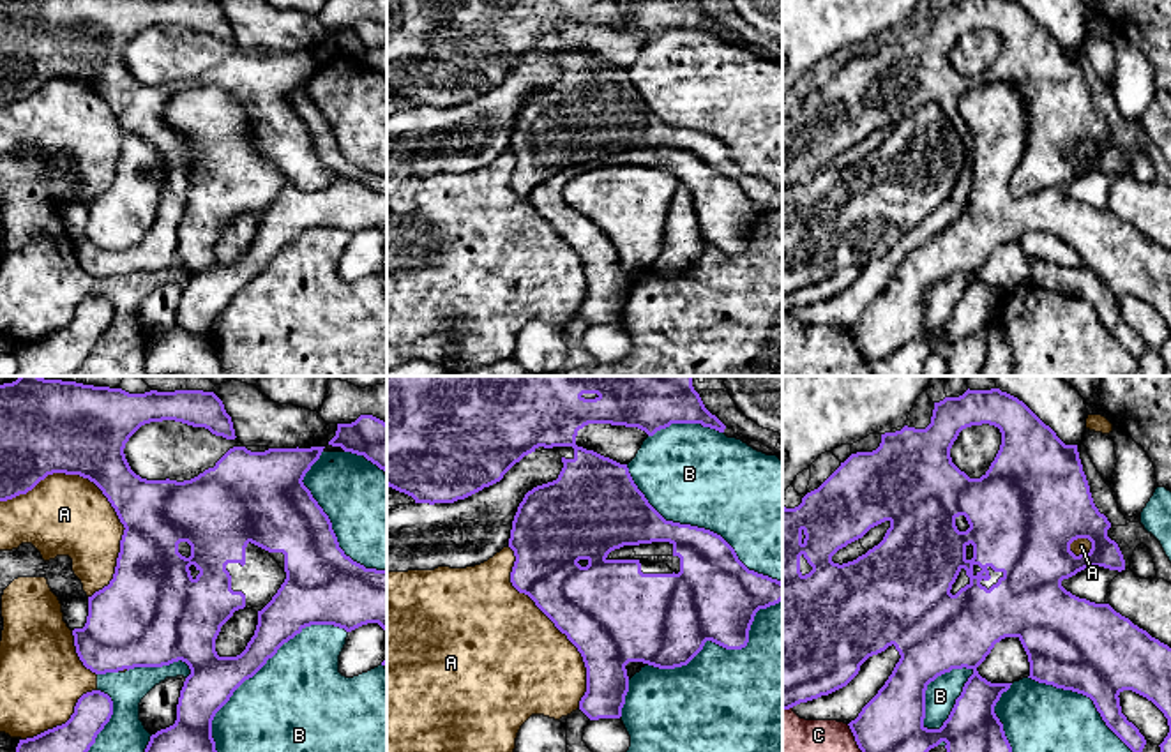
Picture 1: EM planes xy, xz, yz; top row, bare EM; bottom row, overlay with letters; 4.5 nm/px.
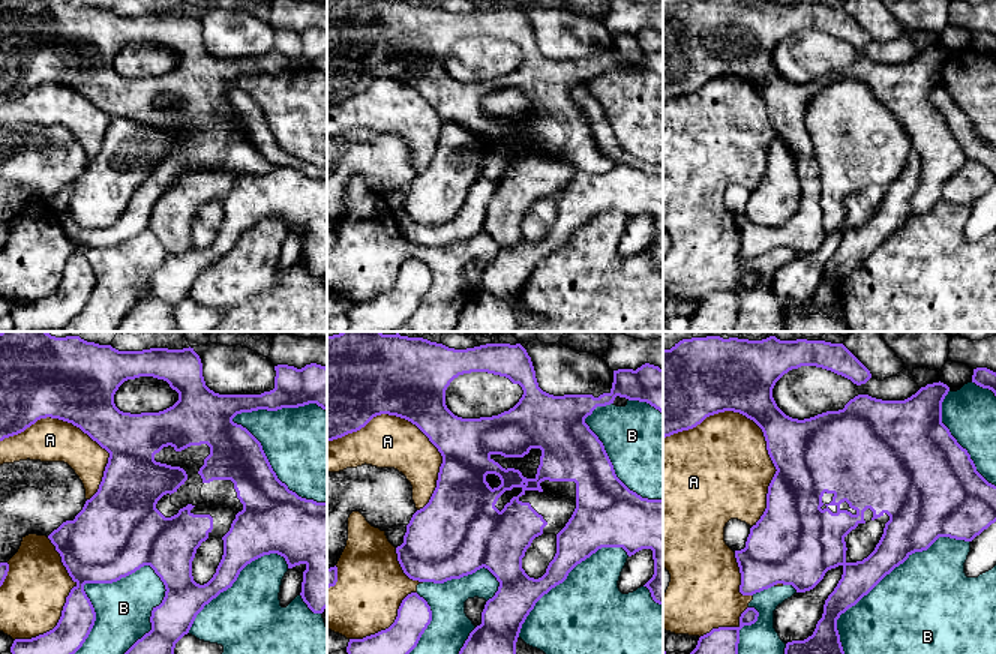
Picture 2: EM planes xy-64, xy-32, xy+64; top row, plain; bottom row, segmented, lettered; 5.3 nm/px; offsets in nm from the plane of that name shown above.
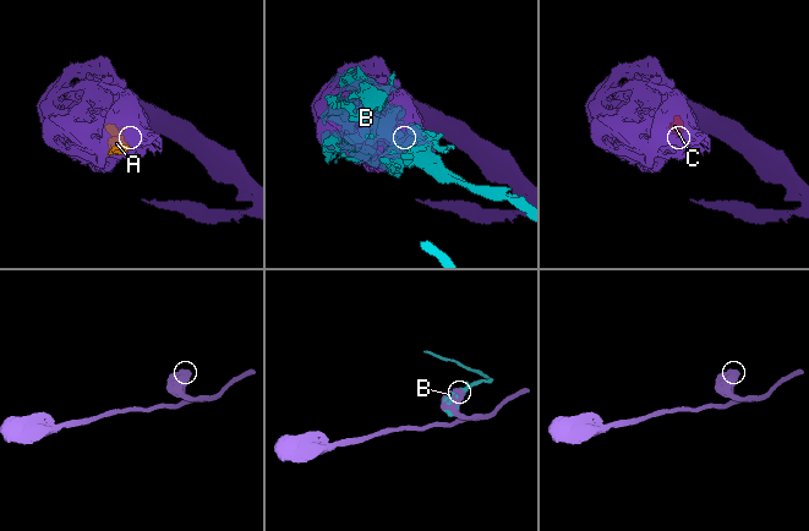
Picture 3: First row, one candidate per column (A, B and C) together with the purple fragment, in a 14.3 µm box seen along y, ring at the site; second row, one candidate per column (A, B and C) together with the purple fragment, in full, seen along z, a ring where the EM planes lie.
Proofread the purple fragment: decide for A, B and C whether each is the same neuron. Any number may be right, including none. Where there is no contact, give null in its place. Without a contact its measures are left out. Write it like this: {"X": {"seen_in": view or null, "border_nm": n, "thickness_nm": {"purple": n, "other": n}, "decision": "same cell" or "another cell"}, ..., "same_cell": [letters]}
{"A": {"seen_in": "xy", "border_nm": 650, "thickness_nm": {"purple": 360, "other": 360}, "decision": "another cell"}, "B": {"seen_in": "xy", "border_nm": 850, "thickness_nm": {"purple": 220, "other": 500}, "decision": "another cell"}, "C": {"seen_in": "yz", "border_nm": 260, "thickness_nm": {"purple": 320, "other": 460}, "decision": "another cell"}, "same_cell": []}

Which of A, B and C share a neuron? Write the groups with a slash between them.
A B C

